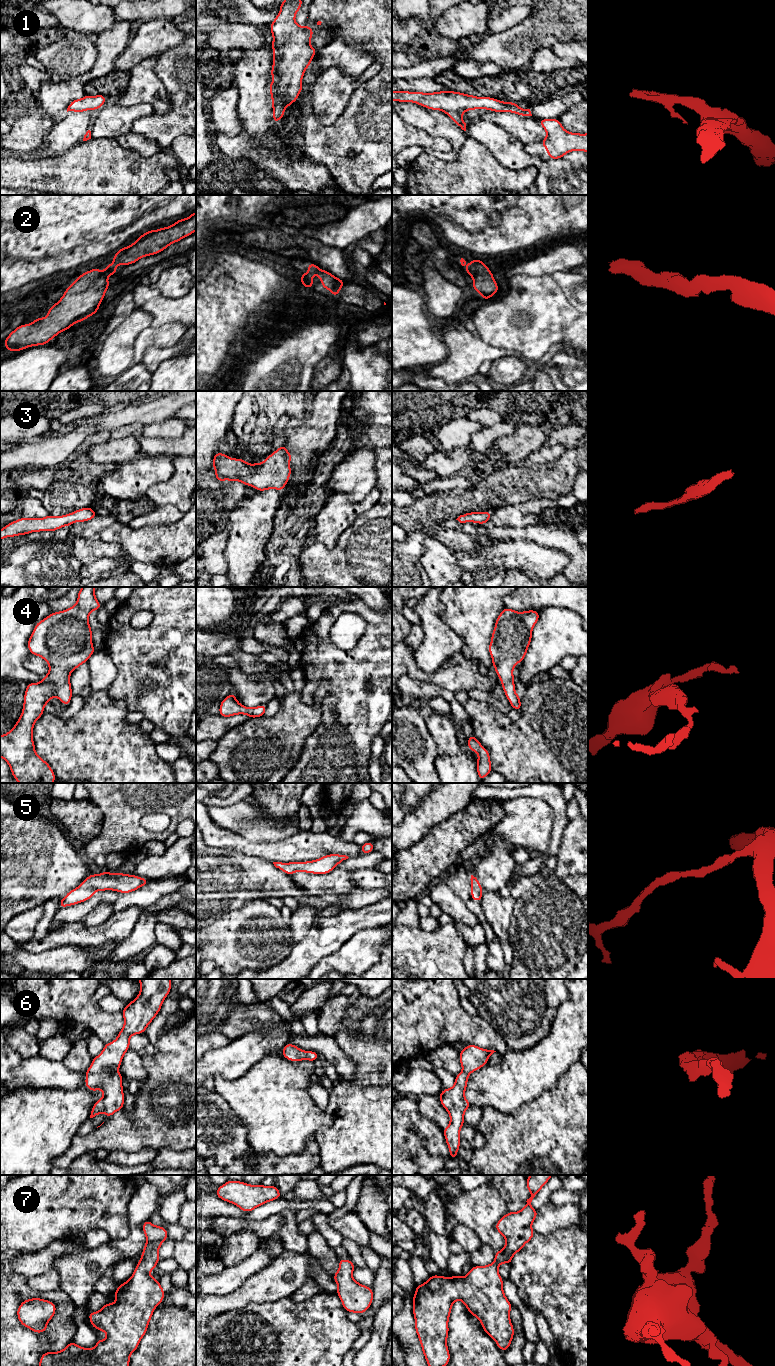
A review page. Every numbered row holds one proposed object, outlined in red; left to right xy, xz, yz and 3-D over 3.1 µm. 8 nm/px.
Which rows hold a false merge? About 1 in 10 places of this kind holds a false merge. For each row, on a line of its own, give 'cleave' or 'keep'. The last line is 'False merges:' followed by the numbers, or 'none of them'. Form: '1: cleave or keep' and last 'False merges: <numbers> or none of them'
1: keep
2: keep
3: keep
4: keep
5: keep
6: keep
7: keep
False merges: none of them

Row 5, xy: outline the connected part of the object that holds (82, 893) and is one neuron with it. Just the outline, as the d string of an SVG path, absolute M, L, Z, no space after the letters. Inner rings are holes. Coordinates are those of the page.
M124 873L90 874L78 887L70 890L59 903L59 908L76 905L91 899L95 891L112 890L122 894L133 892L149 883L147 878L140 878L137 875Z

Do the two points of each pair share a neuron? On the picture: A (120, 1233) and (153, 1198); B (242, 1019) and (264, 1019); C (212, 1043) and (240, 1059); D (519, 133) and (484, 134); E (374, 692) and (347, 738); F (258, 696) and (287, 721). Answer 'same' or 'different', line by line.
A: different
B: same
C: different
D: different
E: same
F: different

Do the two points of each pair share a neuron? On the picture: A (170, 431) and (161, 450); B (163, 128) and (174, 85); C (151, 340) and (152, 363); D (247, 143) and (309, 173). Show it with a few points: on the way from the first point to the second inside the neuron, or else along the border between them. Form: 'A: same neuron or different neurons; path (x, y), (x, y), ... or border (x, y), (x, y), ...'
A: different neurons; border (185, 429), (180, 436), (174, 438), (143, 436)
B: same neuron; path (174, 117), (176, 115), (176, 96)
C: different neurons; border (174, 344), (148, 347), (140, 362)
D: same neuron; path (262, 145), (268, 145), (288, 160), (294, 161)

